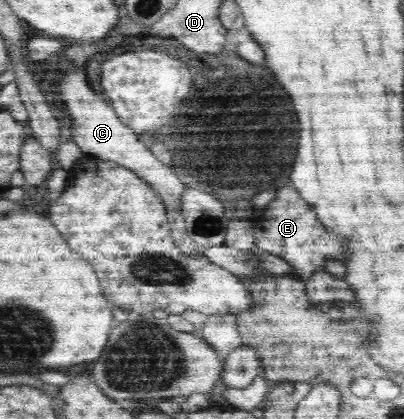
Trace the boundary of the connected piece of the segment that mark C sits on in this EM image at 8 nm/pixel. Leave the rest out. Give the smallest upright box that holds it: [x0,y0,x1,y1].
[60,69,199,257]

